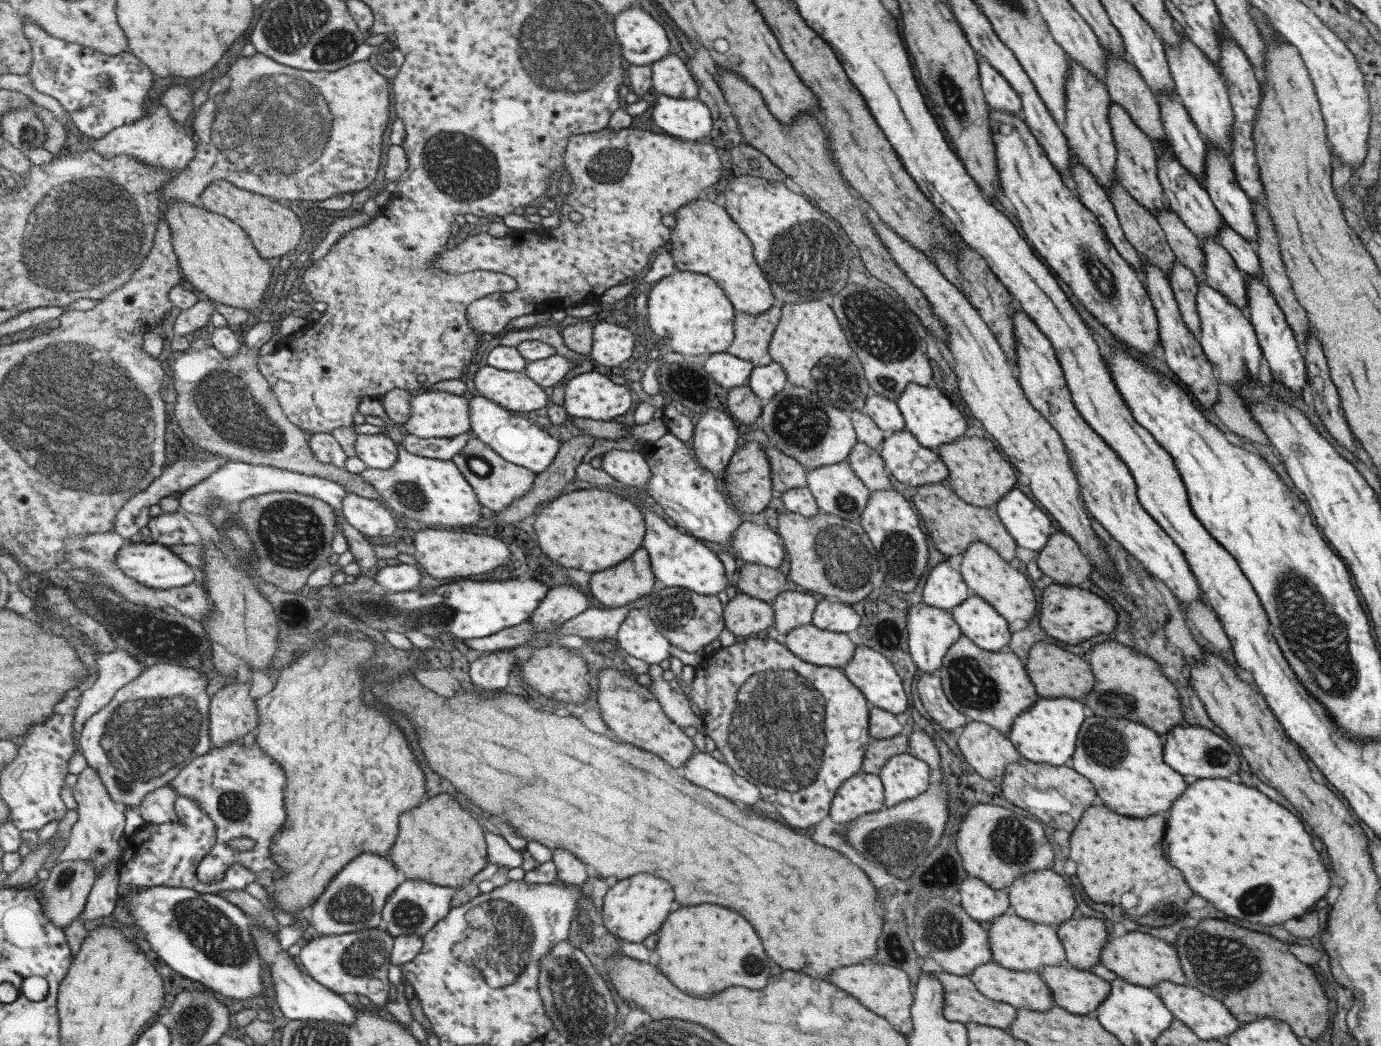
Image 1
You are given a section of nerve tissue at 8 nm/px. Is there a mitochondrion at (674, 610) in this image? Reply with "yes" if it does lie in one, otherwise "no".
yes

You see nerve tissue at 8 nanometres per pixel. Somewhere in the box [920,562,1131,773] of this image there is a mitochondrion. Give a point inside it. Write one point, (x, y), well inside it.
(969, 685)

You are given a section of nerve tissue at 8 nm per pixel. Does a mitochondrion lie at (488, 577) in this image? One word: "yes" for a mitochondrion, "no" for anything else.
no

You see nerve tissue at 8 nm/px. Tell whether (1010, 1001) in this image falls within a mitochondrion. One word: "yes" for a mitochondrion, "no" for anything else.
no

